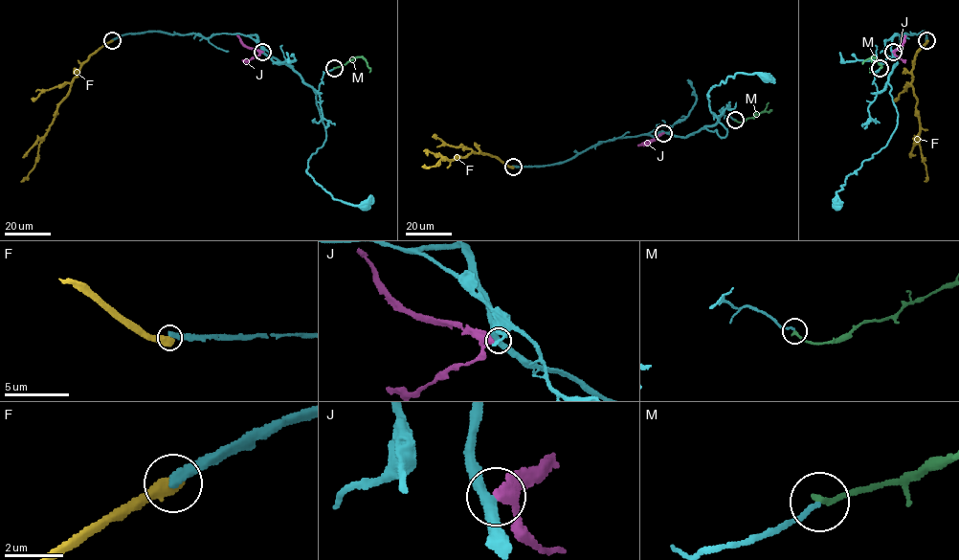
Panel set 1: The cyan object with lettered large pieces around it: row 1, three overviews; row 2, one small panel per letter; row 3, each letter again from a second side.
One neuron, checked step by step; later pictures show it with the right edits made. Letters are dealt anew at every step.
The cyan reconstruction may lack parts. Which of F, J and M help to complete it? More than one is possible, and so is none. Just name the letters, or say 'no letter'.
M

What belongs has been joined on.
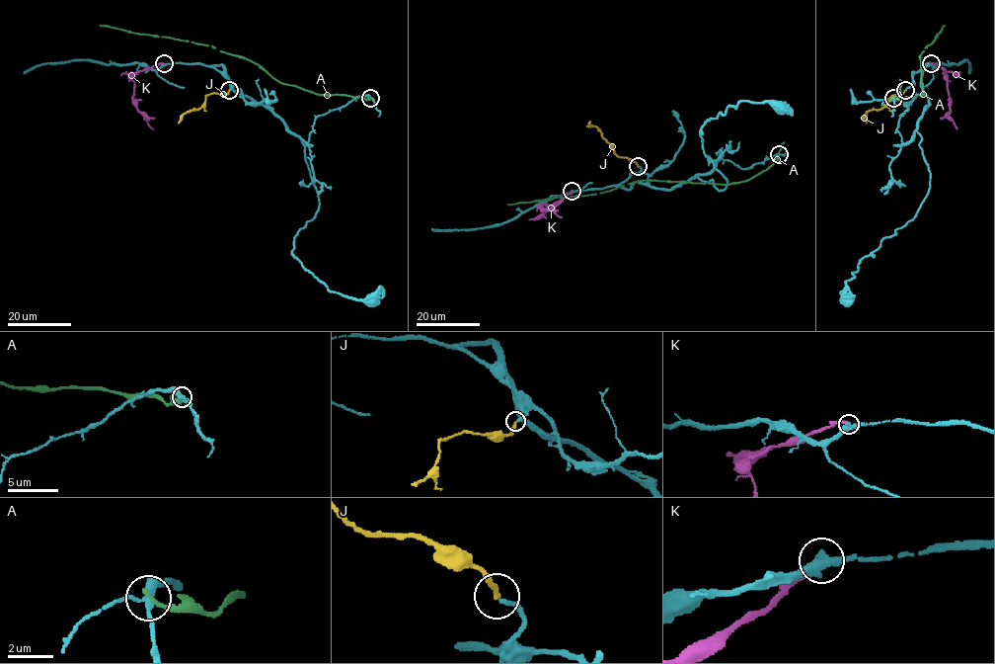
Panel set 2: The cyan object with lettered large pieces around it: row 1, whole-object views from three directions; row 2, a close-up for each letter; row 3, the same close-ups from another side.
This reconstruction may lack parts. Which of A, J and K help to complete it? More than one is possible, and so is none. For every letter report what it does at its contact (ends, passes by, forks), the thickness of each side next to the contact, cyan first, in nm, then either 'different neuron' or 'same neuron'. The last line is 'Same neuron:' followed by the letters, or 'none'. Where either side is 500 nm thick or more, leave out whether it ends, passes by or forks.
A: it ends | 260/200 nm | different neuron
J: it ends | 160/190 nm | same neuron
K: it ends | 380/240 nm | different neuron
Same neuron: J

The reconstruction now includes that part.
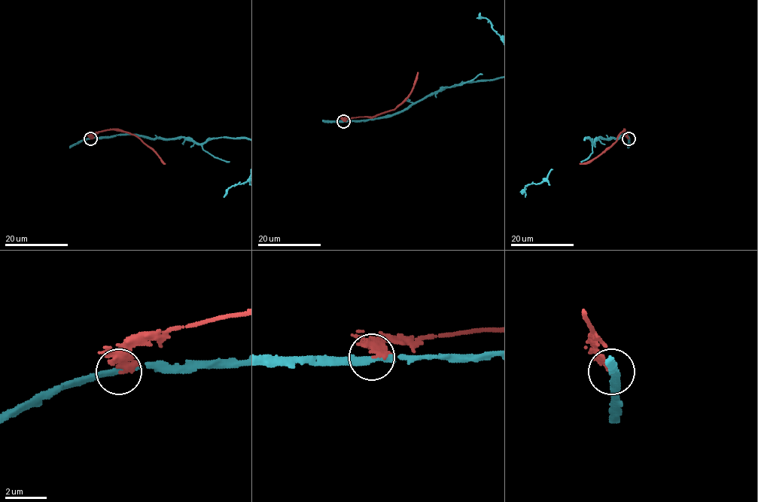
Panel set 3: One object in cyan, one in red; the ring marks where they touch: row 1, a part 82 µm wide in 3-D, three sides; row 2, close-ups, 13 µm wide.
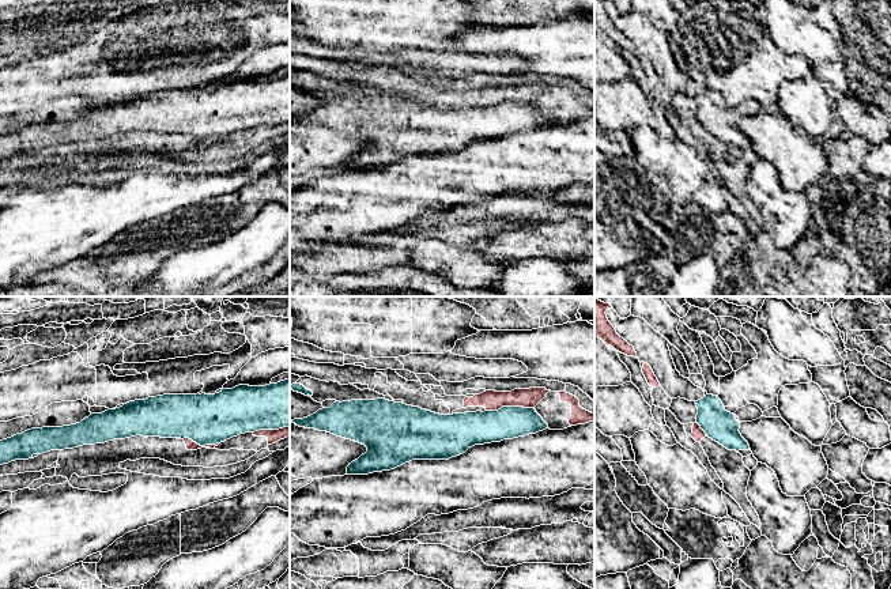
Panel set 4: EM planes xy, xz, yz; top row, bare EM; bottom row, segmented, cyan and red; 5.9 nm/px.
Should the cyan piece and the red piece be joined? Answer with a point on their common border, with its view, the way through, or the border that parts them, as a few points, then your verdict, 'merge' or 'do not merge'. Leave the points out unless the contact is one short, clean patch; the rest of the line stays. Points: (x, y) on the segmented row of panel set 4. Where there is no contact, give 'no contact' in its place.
xz (509, 407) | do not merge

